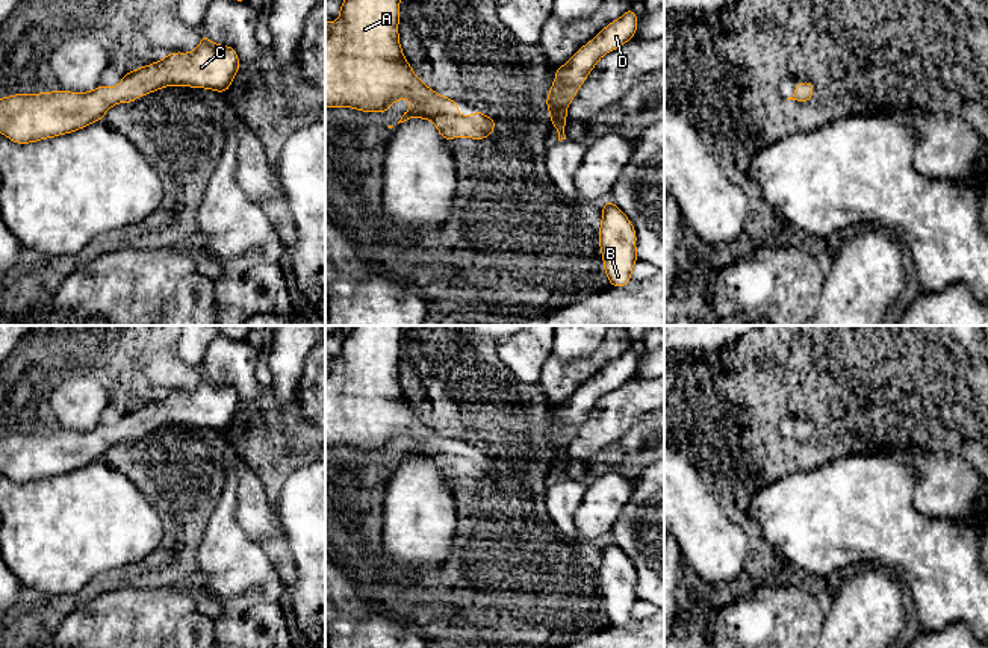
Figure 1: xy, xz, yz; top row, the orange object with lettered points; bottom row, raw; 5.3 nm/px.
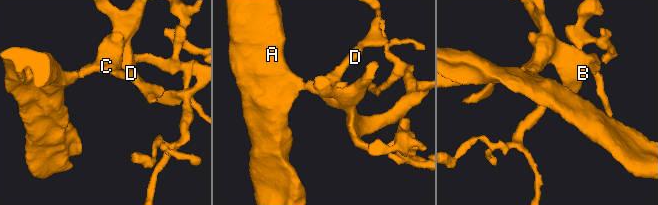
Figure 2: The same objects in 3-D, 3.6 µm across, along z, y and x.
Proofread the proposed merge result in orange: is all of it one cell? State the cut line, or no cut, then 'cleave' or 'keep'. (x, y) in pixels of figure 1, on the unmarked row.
no cut | keep

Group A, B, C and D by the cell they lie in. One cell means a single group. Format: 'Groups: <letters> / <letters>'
Groups: A B C D

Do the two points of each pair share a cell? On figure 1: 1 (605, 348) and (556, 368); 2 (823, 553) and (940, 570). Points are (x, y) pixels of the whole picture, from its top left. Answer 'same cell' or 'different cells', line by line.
1: same cell
2: same cell

